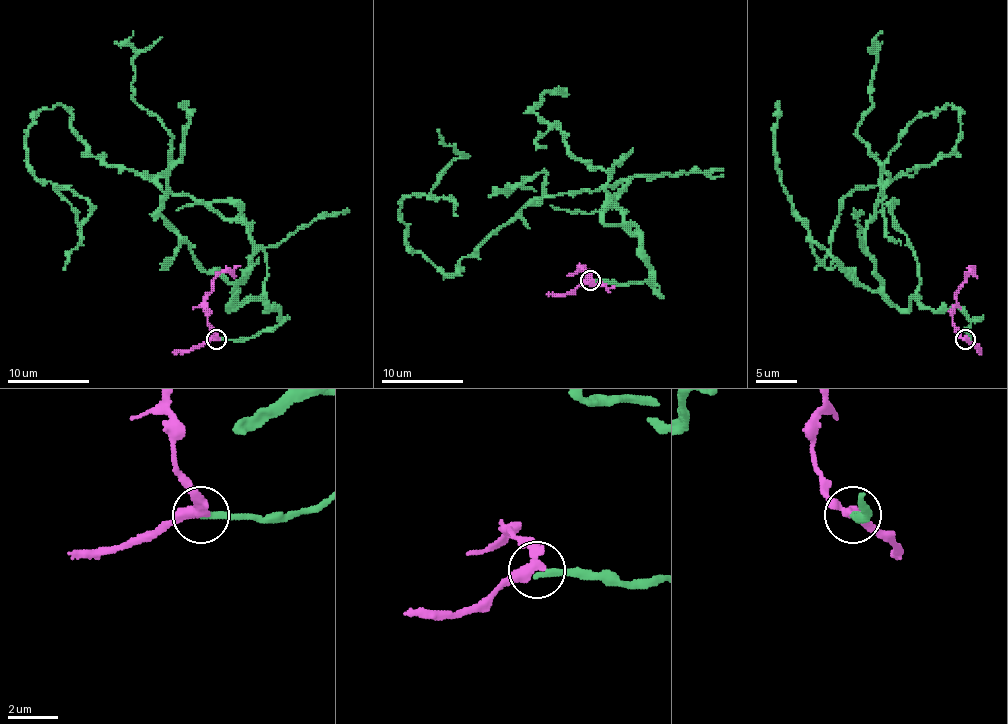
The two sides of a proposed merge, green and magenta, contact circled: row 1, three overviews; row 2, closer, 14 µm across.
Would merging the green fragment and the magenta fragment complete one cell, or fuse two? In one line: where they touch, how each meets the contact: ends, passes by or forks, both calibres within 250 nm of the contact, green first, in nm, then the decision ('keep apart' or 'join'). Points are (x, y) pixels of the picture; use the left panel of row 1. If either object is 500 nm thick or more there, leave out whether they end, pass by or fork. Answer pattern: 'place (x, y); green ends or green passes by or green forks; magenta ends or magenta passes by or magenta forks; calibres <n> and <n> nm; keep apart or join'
place (216, 339); green ends; magenta passes by; calibres 240 and 360 nm; join

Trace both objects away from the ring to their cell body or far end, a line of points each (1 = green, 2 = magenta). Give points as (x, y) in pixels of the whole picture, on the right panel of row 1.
1: (966, 340), (956, 307), (899, 309), (866, 249), (882, 191), (950, 154), (952, 105), (839, 206), (814, 270)
2: (964, 340), (952, 321), (956, 296), (973, 270), (971, 266)

